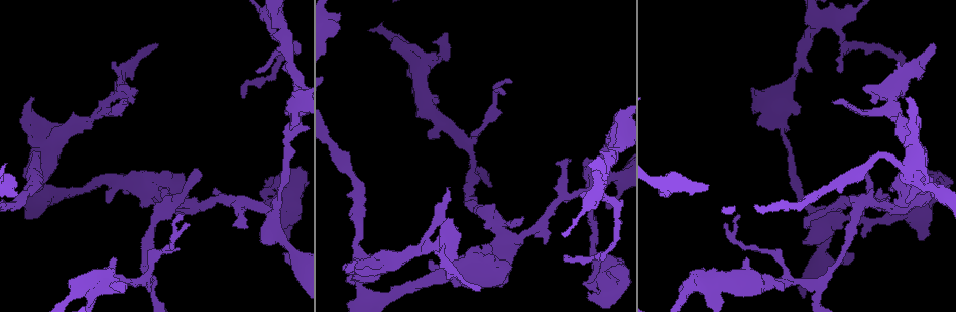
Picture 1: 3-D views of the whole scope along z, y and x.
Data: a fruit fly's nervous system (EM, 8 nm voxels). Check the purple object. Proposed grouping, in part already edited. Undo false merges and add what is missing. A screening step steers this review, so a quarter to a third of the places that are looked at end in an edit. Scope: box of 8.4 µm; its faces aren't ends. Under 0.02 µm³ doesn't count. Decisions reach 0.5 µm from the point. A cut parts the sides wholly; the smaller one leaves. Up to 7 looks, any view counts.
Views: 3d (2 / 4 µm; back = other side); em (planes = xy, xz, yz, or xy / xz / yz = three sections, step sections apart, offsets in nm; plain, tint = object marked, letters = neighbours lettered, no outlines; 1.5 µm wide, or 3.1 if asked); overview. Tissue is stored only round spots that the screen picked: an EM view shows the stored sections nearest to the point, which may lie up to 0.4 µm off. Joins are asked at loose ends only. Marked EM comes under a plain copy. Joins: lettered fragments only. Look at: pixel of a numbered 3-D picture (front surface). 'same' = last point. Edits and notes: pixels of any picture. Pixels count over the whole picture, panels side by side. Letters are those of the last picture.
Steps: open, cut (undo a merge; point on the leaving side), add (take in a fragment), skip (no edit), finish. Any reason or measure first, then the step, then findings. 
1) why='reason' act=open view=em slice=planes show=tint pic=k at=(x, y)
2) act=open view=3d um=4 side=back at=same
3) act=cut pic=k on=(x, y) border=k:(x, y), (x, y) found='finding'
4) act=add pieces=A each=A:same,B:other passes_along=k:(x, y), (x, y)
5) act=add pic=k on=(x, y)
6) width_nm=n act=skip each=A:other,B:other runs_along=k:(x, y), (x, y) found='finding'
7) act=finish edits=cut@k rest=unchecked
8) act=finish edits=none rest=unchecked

why='sudden change in width' act=open view=em slice=yz step=8 show=letters pic=1 at=(592, 251)

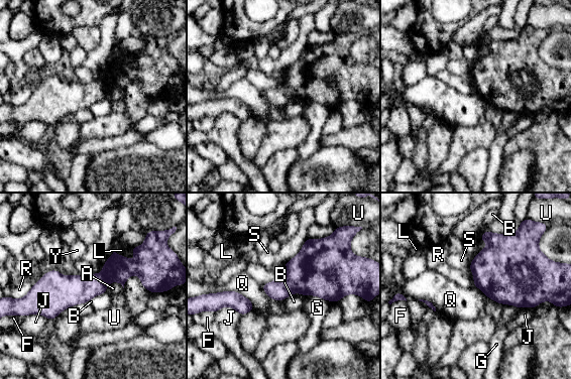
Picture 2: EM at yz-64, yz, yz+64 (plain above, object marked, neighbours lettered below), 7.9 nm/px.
why='another direction' act=open view=em slice=xz step=8 show=letters at=same

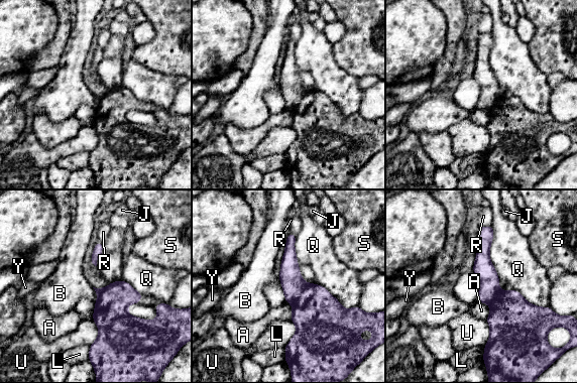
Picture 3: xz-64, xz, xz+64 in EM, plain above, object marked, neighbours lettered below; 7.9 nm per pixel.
width_nm=50 act=cut pic=3 on=(319, 317) each=A:other,B:other,J:other,L:other,Q:other,R:other,S:other,U:other,Y:other border=3:(309, 283), (291, 302) found='two cells meet here'

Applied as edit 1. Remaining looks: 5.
why='redraw' act=open view=overview

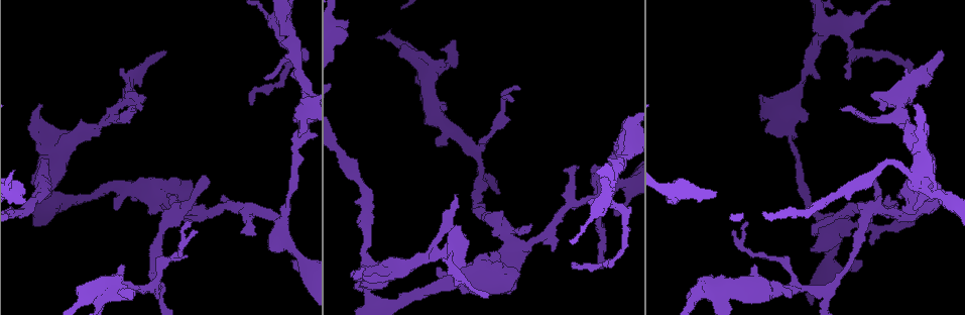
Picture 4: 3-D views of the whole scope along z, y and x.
why='arms part here' act=open view=em slice=planes show=tint pic=4 at=(185, 210)

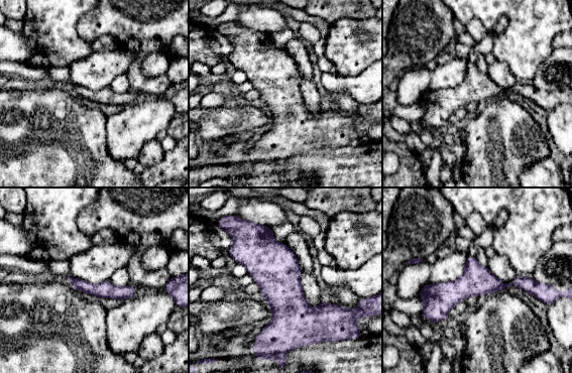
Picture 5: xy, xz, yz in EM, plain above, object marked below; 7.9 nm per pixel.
why='see the neighbours' act=open view=em slice=planes show=letters at=same

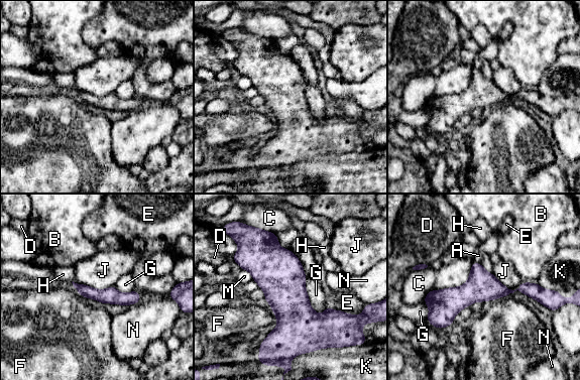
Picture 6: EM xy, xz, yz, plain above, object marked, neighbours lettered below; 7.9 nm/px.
longest_contact=G:380nm act=skip each=A:other,B:other,C:other,D:other,E:other,F:other,G:other,H:other,J:other,K:other,M:other,N:other runs_along=6:(427, 298), (528, 288), (543, 299) found='continuous, no second cell'

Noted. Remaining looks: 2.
why='an open end' act=open view=em slice=planes show=letters pic=4 at=(22, 201)

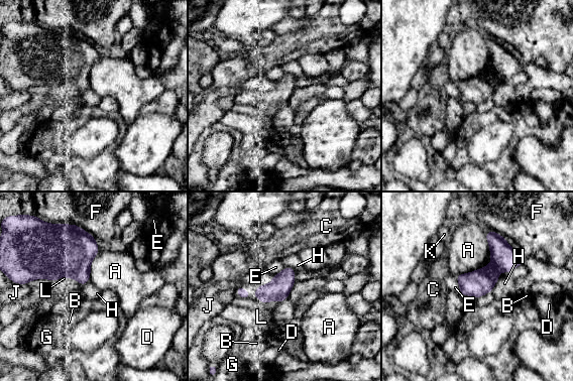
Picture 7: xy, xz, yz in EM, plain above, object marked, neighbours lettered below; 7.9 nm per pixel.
longest_contact=A:420nm act=skip each=A:other,B:other,C:other,D:other,E:other,F:other,G:other,H:other,J:other,K:other,L:other border=7:(485, 233), (490, 262), (455, 275) found='no lettered fragment goes on from it'

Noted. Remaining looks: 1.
act=finish edits=cut@3 rest=unchecked

